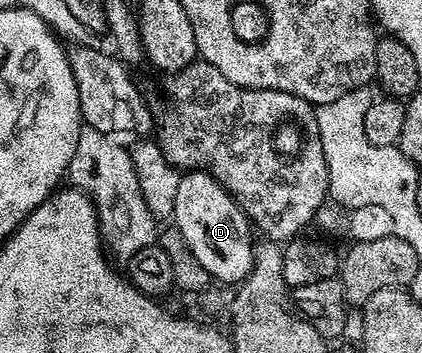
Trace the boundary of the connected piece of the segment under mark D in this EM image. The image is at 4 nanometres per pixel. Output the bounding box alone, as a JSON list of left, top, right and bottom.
[173,169,256,284]

